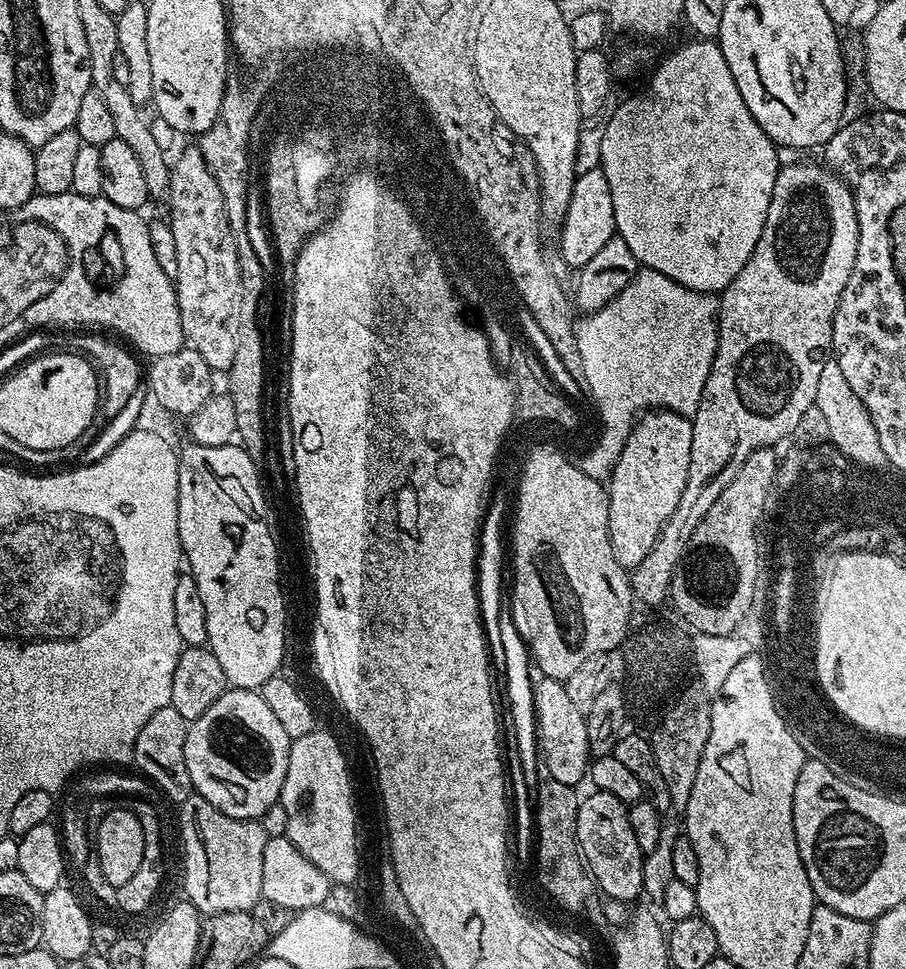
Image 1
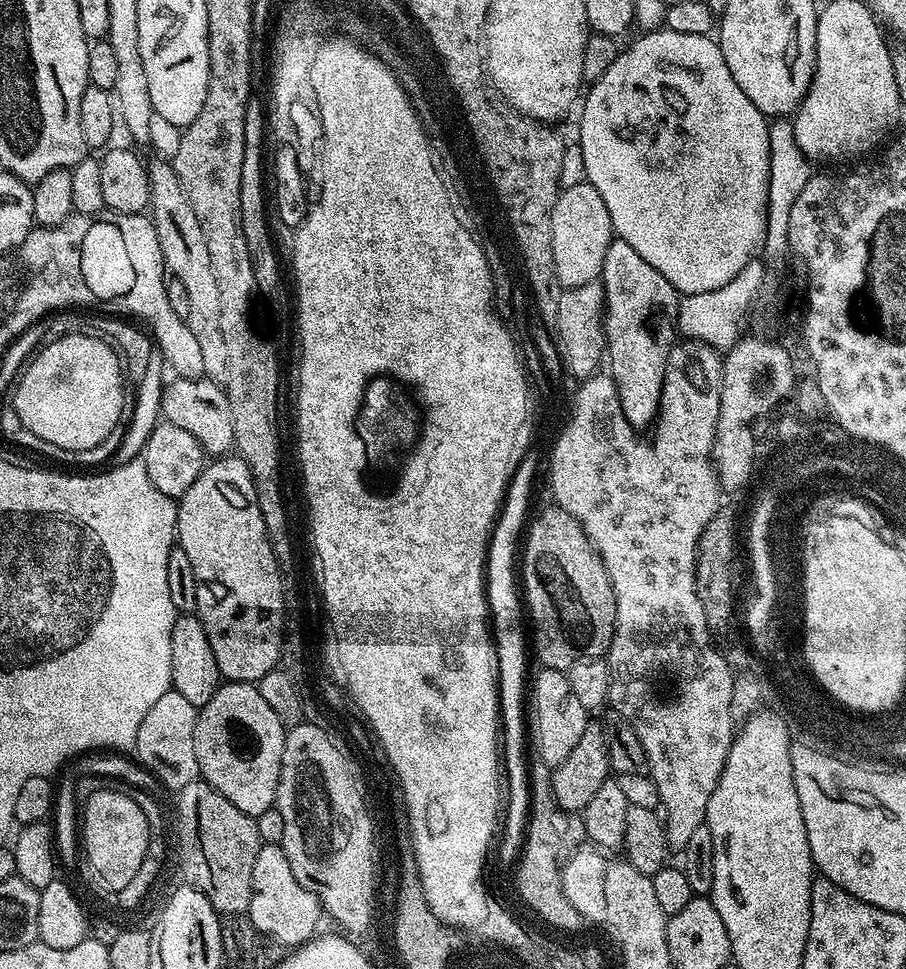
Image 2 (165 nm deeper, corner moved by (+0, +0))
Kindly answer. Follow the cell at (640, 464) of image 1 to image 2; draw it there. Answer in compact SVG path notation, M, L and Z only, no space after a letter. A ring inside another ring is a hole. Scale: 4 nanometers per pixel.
M613 239L606 250L606 262L600 271L600 280L604 285L604 346L606 349L606 368L618 390L618 398L622 406L622 414L626 414L626 422L637 430L651 429L660 415L660 399L666 378L667 359L670 358L673 345L678 340L676 319L682 299L677 292L646 258L634 250L625 240Z

